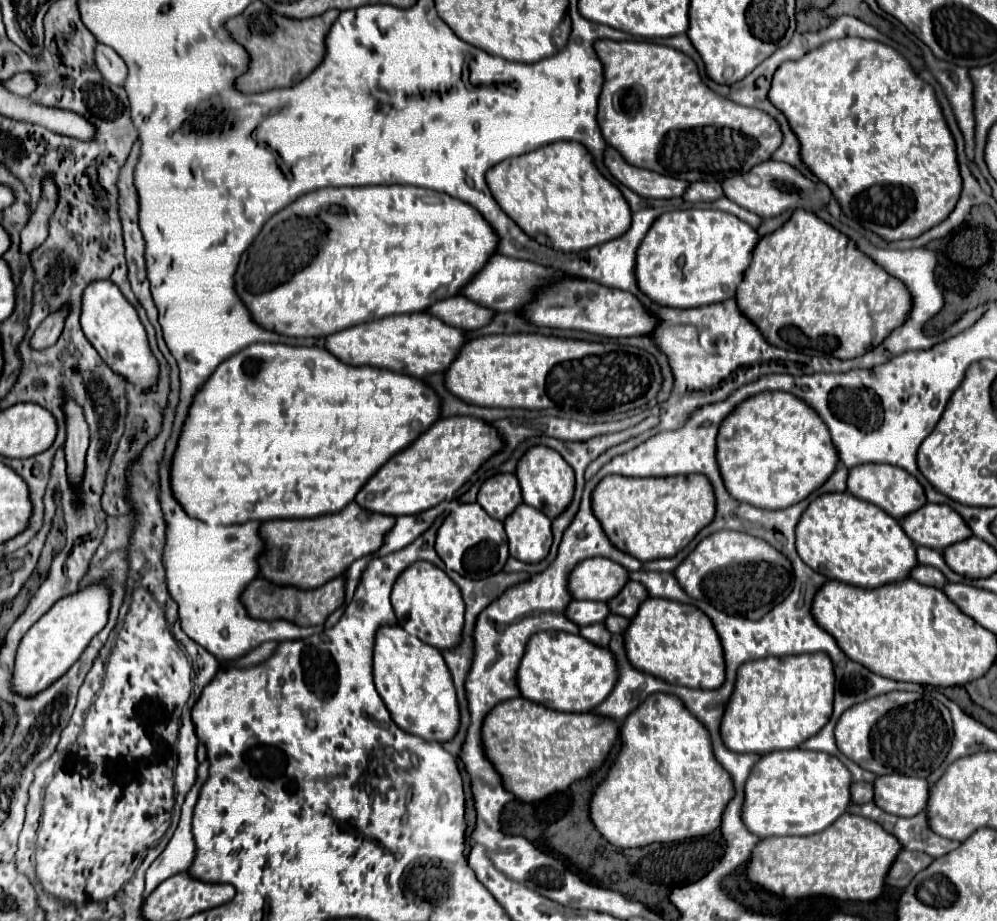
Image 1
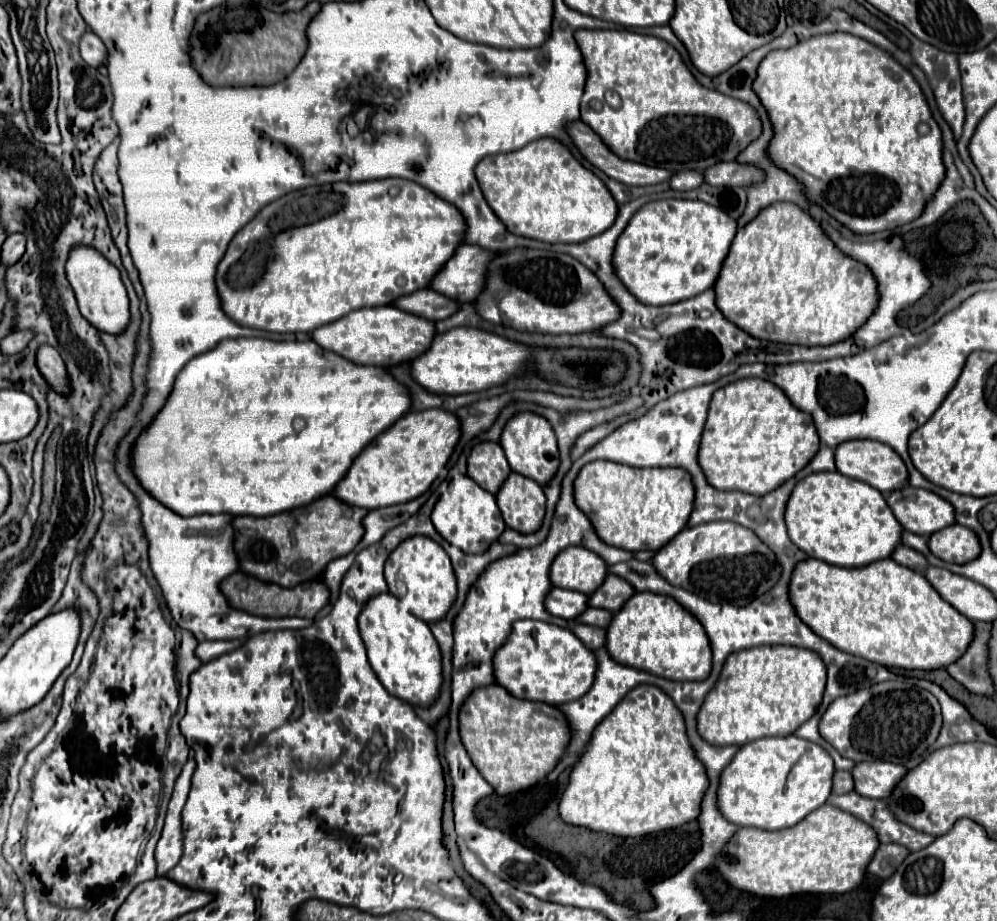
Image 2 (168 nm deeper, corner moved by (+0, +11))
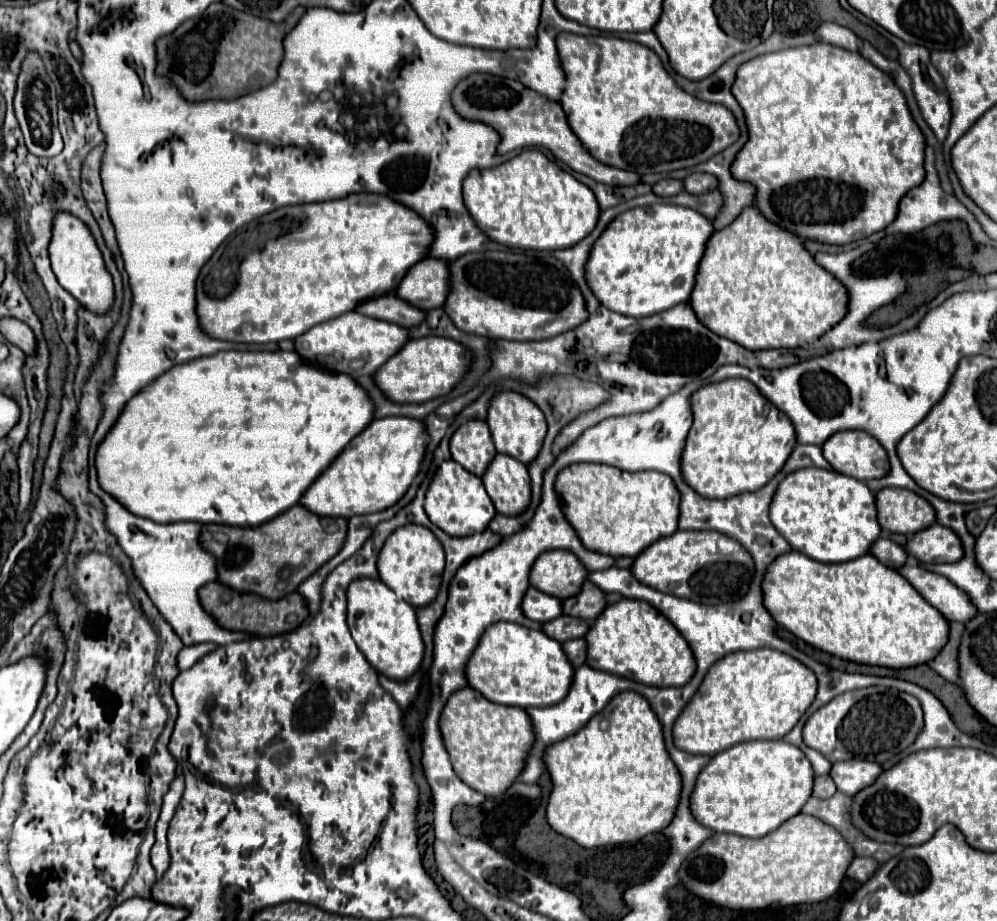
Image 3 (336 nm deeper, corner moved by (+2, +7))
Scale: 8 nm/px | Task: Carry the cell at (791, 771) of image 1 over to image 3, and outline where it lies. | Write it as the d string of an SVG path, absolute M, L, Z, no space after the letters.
M745 741L717 753L699 773L691 795L691 811L699 823L717 833L735 833L743 837L763 837L781 827L787 819L801 813L813 795L815 771L805 753L787 741Z

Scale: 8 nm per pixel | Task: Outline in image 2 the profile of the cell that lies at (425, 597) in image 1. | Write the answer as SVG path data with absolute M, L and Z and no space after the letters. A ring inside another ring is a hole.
M413 535L401 541L389 553L385 561L385 577L387 577L389 591L399 599L405 599L411 613L427 623L443 619L443 615L449 611L449 607L455 601L455 573L451 571L449 555L443 551L439 543L435 543L425 535ZM403 583L405 583L405 597L401 589L397 589Z

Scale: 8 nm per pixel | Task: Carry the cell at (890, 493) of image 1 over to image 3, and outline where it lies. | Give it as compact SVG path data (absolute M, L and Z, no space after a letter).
M865 431L835 433L821 449L833 469L859 481L881 479L889 473L885 449Z

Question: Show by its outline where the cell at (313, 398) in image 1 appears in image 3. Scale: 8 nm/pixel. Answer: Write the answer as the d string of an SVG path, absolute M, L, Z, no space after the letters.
M221 351L217 355L205 355L205 357L197 357L193 361L181 363L181 367L169 369L155 383L151 383L141 393L137 393L123 409L117 421L117 427L113 427L107 433L105 441L99 445L95 465L97 465L99 483L107 493L121 499L121 503L129 511L135 511L141 517L153 519L155 523L185 521L185 511L181 509L193 503L197 505L197 523L255 527L257 523L265 523L281 515L281 511L287 511L289 507L297 505L301 495L305 495L307 487L313 485L313 481L317 481L325 473L325 469L349 445L349 439L355 439L359 431L365 431L365 427L373 419L375 419L375 403L371 401L369 393L353 377L345 373L315 369L307 365L295 351Z

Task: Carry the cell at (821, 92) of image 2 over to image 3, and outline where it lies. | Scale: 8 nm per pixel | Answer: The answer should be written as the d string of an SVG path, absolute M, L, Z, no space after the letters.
M815 43L815 45L805 45L805 47L793 47L793 49L783 49L775 53L765 53L759 55L747 63L743 63L737 71L737 79L733 85L733 95L741 103L749 127L749 141L745 147L737 153L737 159L733 161L733 177L739 181L749 181L757 187L757 207L759 211L773 223L785 227L787 231L799 235L801 239L817 239L825 243L851 243L859 241L863 237L869 237L877 231L883 231L895 221L895 215L899 211L899 201L907 195L909 189L917 187L925 179L925 135L921 129L913 123L913 115L907 107L907 99L903 91L895 85L891 75L885 75L869 63L861 53L857 51L847 51L837 45L829 43Z

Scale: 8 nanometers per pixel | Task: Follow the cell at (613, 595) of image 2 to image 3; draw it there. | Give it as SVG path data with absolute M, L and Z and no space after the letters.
M591 581L583 583L583 589L579 595L563 601L563 613L565 615L579 617L579 619L585 619L591 623L603 613L605 607L607 607L605 593Z

